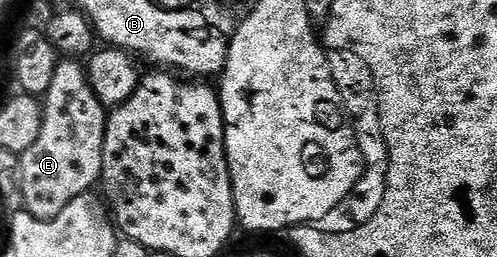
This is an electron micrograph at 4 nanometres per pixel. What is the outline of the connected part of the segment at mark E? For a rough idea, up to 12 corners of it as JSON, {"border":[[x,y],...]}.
{"border":[[58,61],[39,140],[24,213],[54,218],[101,181],[107,108]]}

